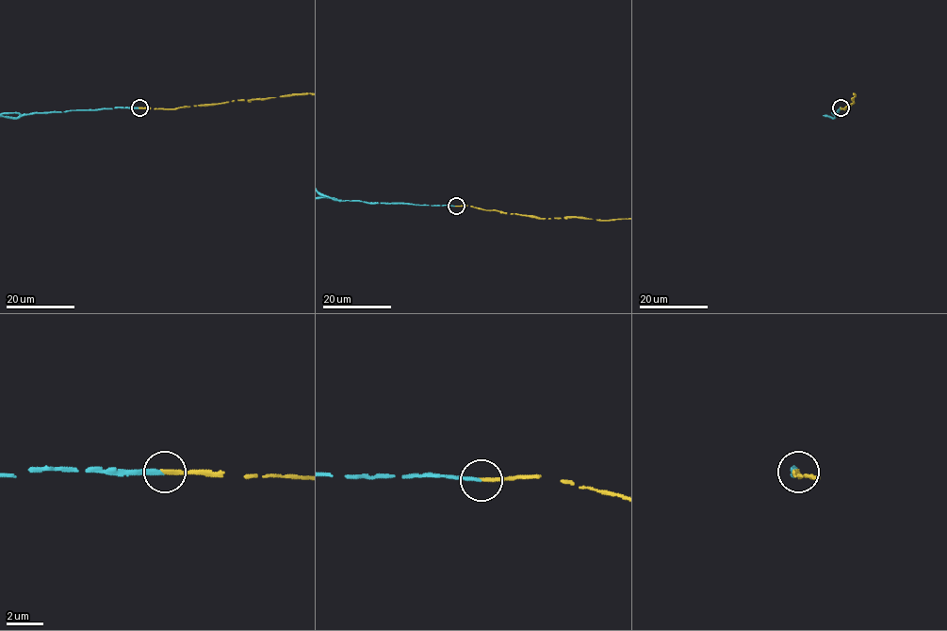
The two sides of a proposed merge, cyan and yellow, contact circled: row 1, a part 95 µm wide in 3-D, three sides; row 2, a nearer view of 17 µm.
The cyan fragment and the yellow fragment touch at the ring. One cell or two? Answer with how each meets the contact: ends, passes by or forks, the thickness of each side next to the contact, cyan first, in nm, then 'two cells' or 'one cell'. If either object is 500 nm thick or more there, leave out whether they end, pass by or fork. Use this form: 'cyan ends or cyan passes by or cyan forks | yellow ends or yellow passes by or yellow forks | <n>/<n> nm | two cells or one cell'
cyan ends | yellow ends | 200/200 nm | one cell

